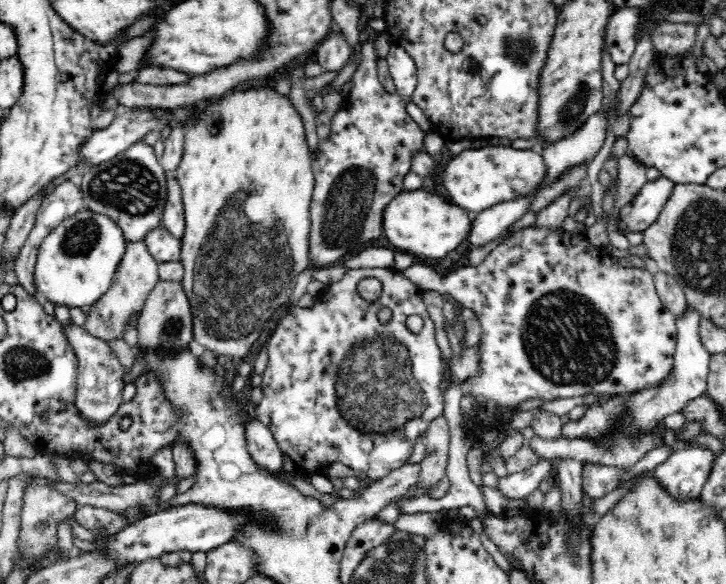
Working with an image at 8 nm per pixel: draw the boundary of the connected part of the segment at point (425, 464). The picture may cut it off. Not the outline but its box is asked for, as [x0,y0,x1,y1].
[420,413,450,490]

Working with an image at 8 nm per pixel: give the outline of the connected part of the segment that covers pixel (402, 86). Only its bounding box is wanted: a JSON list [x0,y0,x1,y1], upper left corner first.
[387,44,417,98]

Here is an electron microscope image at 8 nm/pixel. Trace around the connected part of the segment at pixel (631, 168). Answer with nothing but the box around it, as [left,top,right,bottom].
[614,152,649,207]

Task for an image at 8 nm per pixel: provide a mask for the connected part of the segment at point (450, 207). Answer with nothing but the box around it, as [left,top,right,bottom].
[383,188,474,258]

